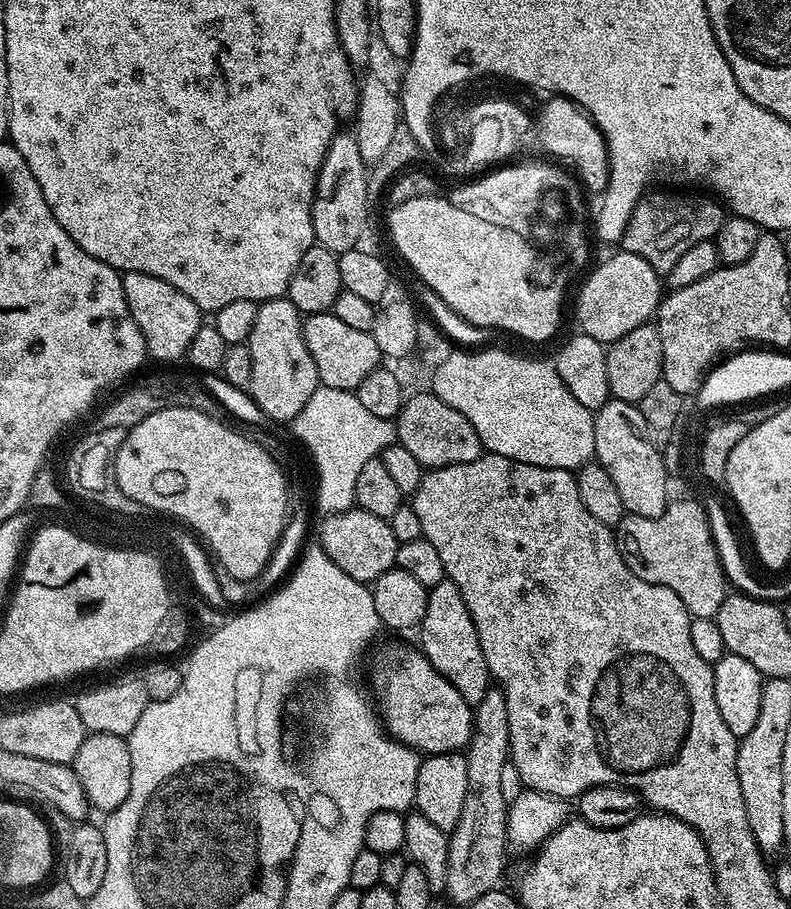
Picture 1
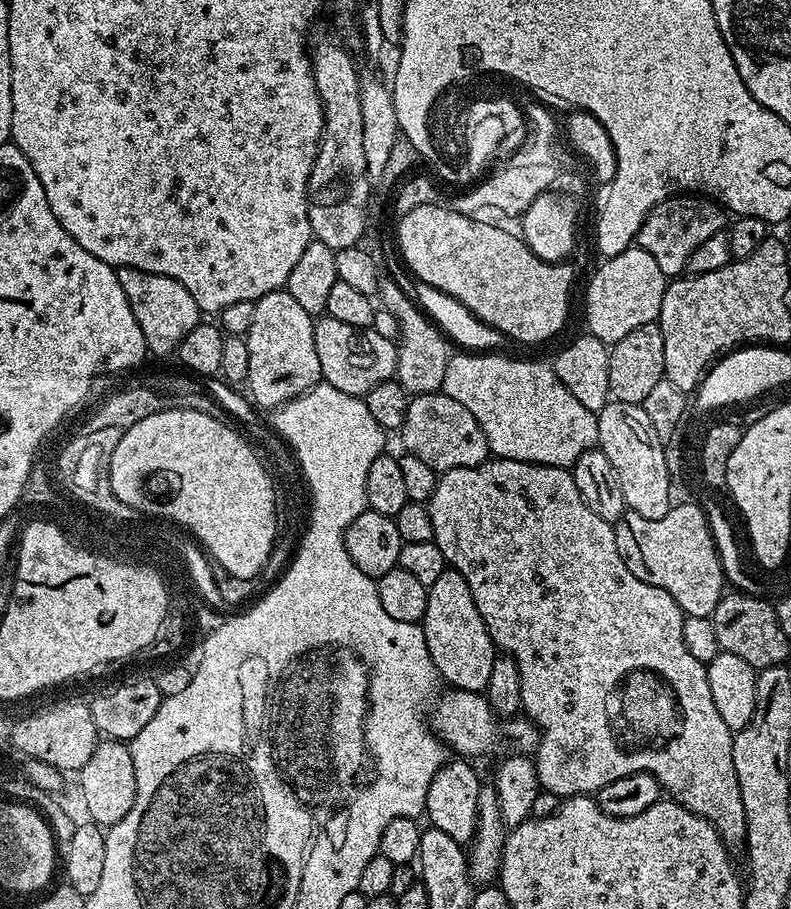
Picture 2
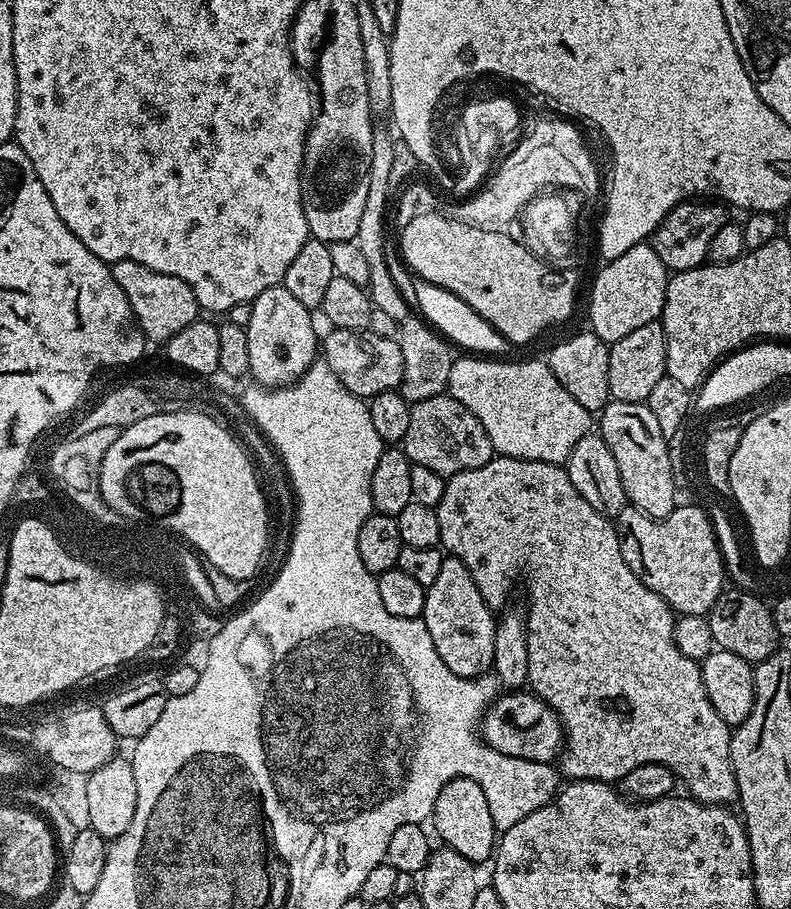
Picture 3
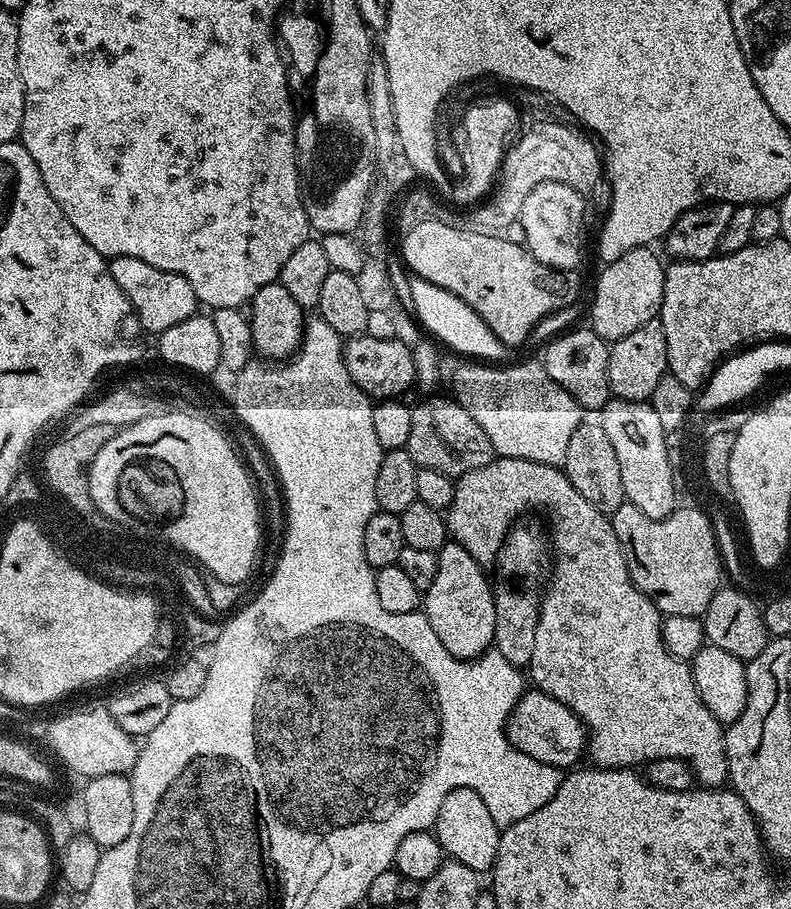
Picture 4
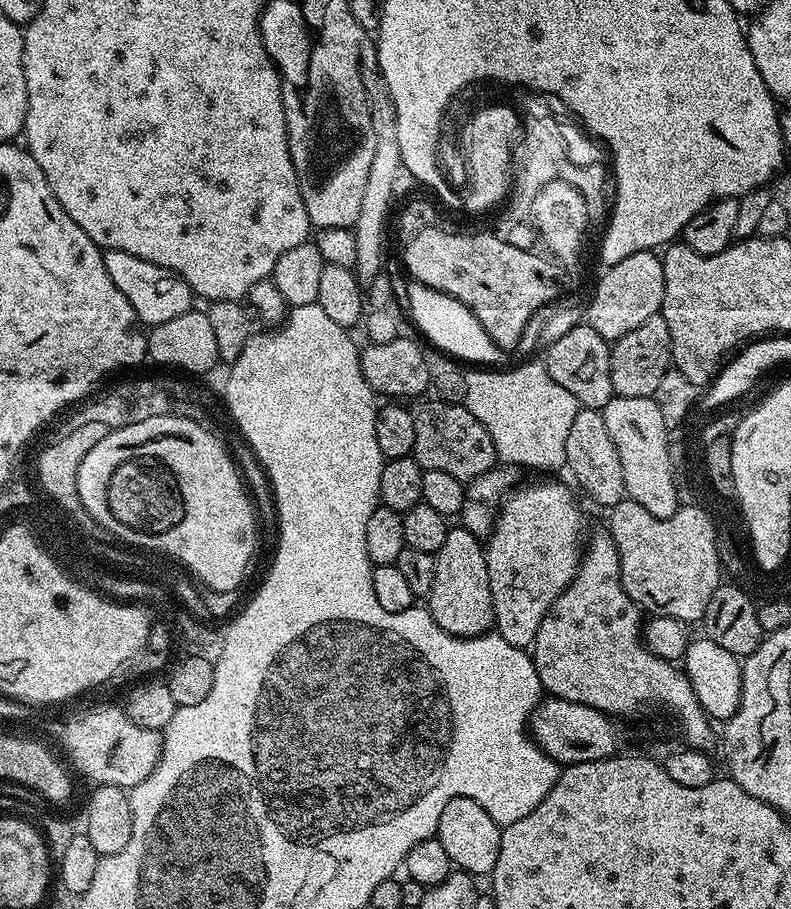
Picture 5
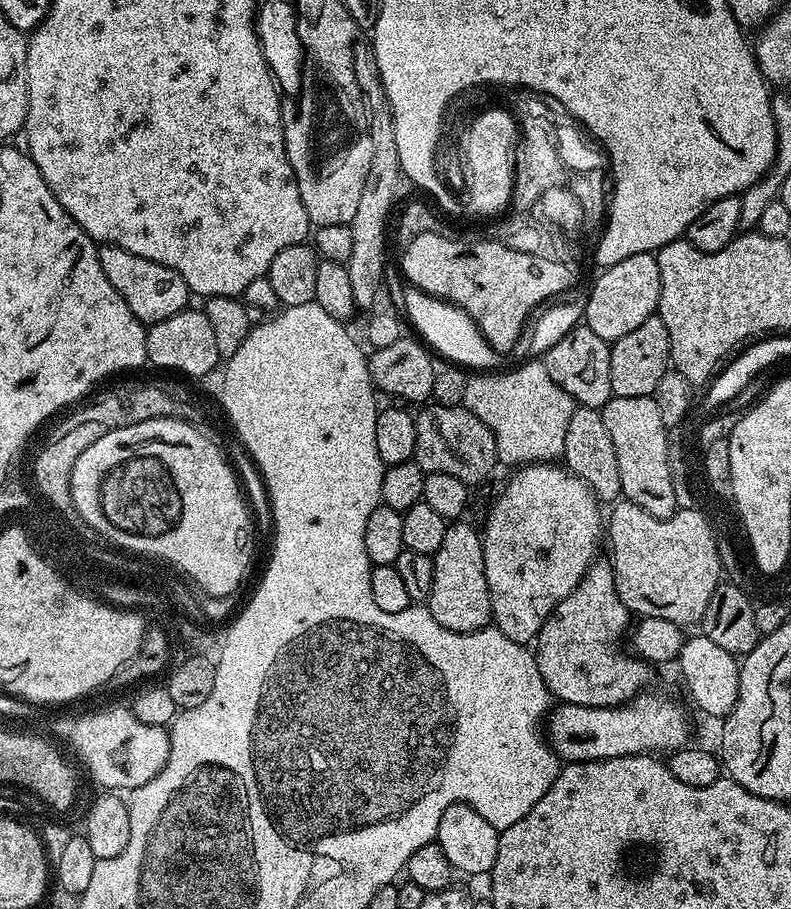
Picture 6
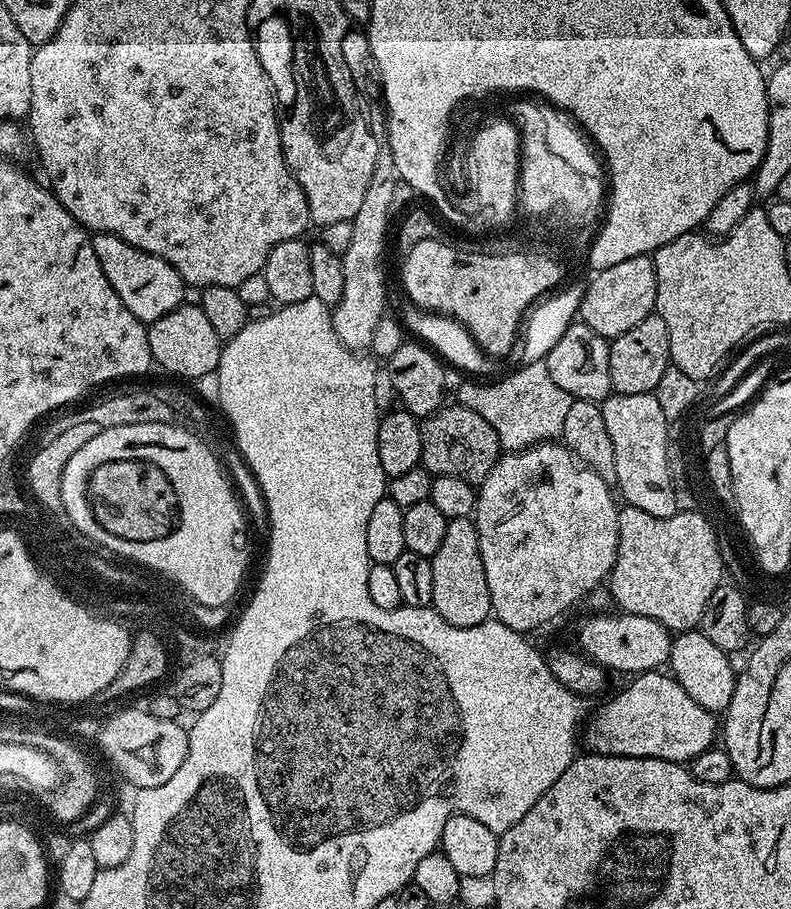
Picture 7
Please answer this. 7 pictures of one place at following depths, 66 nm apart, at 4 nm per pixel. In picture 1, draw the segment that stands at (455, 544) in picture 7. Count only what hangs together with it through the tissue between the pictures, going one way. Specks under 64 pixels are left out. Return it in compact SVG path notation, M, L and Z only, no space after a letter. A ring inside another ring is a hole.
M446 578L438 582L438 586L428 589L426 614L420 623L418 635L419 651L424 653L434 670L438 670L438 674L442 674L442 678L446 678L446 682L450 682L450 686L454 686L454 690L466 698L468 704L474 706L486 698L490 687L486 654L482 654L478 630L474 630L474 618L470 618L470 610L466 610L466 602L462 602L462 593L452 580Z

